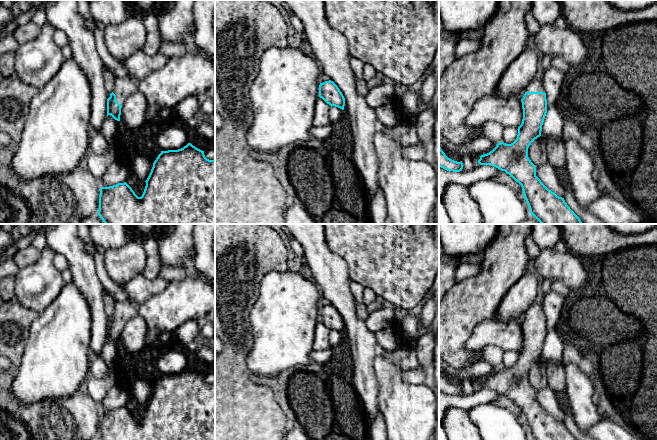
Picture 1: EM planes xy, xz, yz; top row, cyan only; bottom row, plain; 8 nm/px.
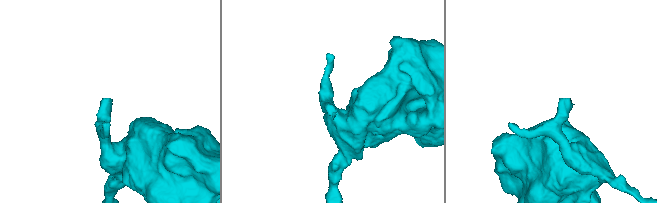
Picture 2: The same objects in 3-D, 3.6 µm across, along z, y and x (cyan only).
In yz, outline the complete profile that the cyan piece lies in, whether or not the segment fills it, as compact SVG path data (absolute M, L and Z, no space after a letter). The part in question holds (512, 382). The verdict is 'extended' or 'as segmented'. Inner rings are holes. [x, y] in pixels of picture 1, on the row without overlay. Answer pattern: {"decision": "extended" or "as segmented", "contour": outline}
{"decision": "extended", "contour": "M533 303L521 323L523 343L516 364L511 368L500 366L487 378L481 379L480 389L491 389L505 395L523 414L524 422L533 440L577 440L564 422L549 414L536 400L536 390L528 381L531 367L541 360L547 337L547 323L543 303Z"}

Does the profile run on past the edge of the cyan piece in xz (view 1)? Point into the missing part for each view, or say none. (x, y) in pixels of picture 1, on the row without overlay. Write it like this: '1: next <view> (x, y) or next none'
1: next none

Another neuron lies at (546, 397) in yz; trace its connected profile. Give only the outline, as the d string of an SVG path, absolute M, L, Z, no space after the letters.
M548 387L536 390L536 400L549 414L554 416L557 420L563 422L563 412L558 405L558 401L555 398L555 394L552 389Z

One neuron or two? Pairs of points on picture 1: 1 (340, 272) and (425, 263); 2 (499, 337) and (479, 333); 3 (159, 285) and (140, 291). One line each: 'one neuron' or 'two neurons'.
1: two neurons
2: one neuron
3: one neuron

